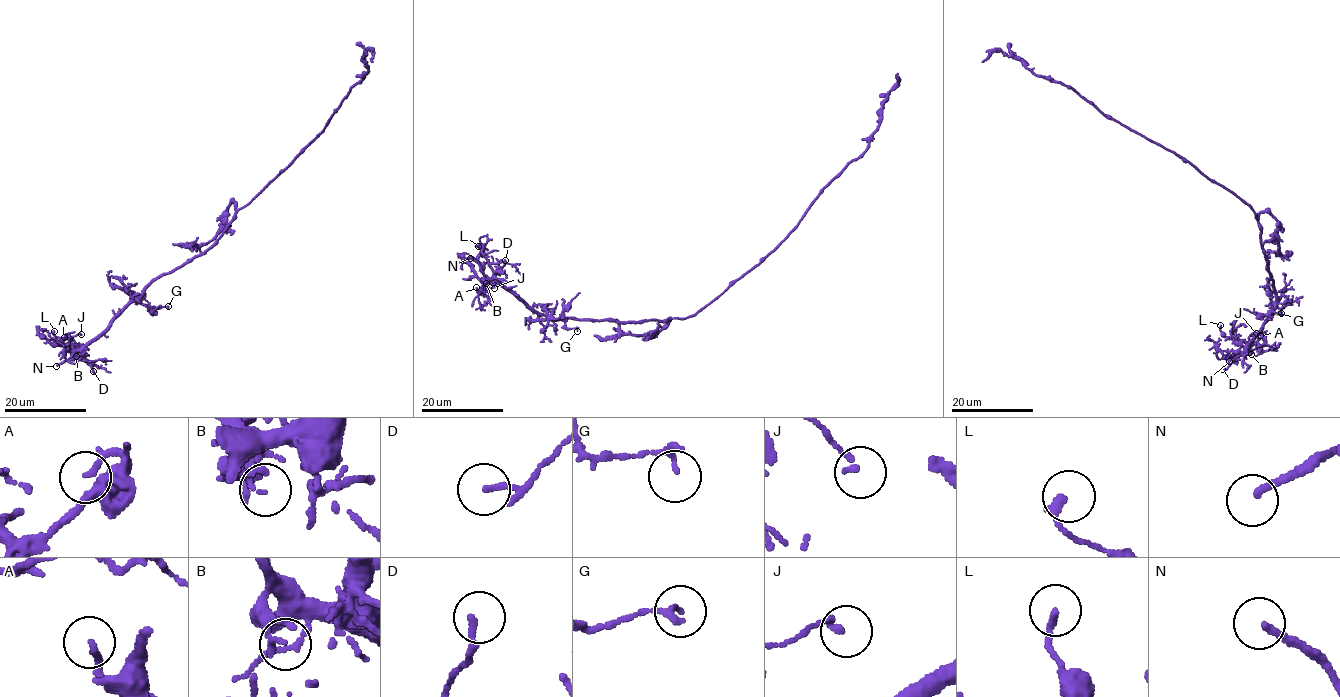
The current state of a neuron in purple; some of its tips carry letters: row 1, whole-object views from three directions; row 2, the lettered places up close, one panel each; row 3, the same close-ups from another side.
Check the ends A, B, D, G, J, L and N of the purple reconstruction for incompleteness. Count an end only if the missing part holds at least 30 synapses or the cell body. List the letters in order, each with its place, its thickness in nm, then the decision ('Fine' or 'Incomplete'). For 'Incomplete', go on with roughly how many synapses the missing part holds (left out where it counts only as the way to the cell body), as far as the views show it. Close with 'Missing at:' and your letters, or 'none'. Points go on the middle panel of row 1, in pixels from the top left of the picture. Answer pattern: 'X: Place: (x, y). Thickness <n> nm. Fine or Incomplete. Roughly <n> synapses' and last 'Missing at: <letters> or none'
A: Place: (476, 287). Thickness 170 nm. Fine
B: Place: (486, 283). Thickness 170 nm. Fine
D: Place: (505, 260). Thickness 110 nm. Fine
G: Place: (577, 331). Thickness 140 nm. Fine
J: Place: (494, 288). Thickness 160 nm. Fine
L: Place: (478, 246). Thickness 200 nm. Fine
N: Place: (470, 258). Thickness 190 nm. Incomplete
Missing at: N

